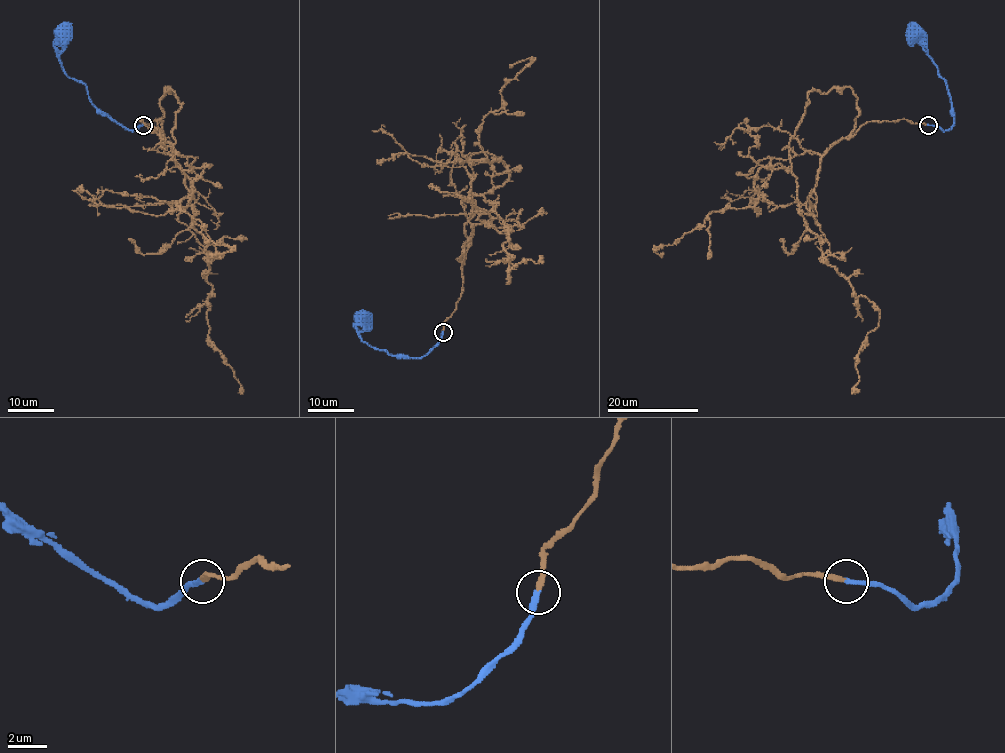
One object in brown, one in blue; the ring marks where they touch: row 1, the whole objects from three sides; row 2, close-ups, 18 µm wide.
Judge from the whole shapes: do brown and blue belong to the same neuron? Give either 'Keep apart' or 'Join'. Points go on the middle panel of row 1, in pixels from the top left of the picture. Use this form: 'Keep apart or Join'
Join

